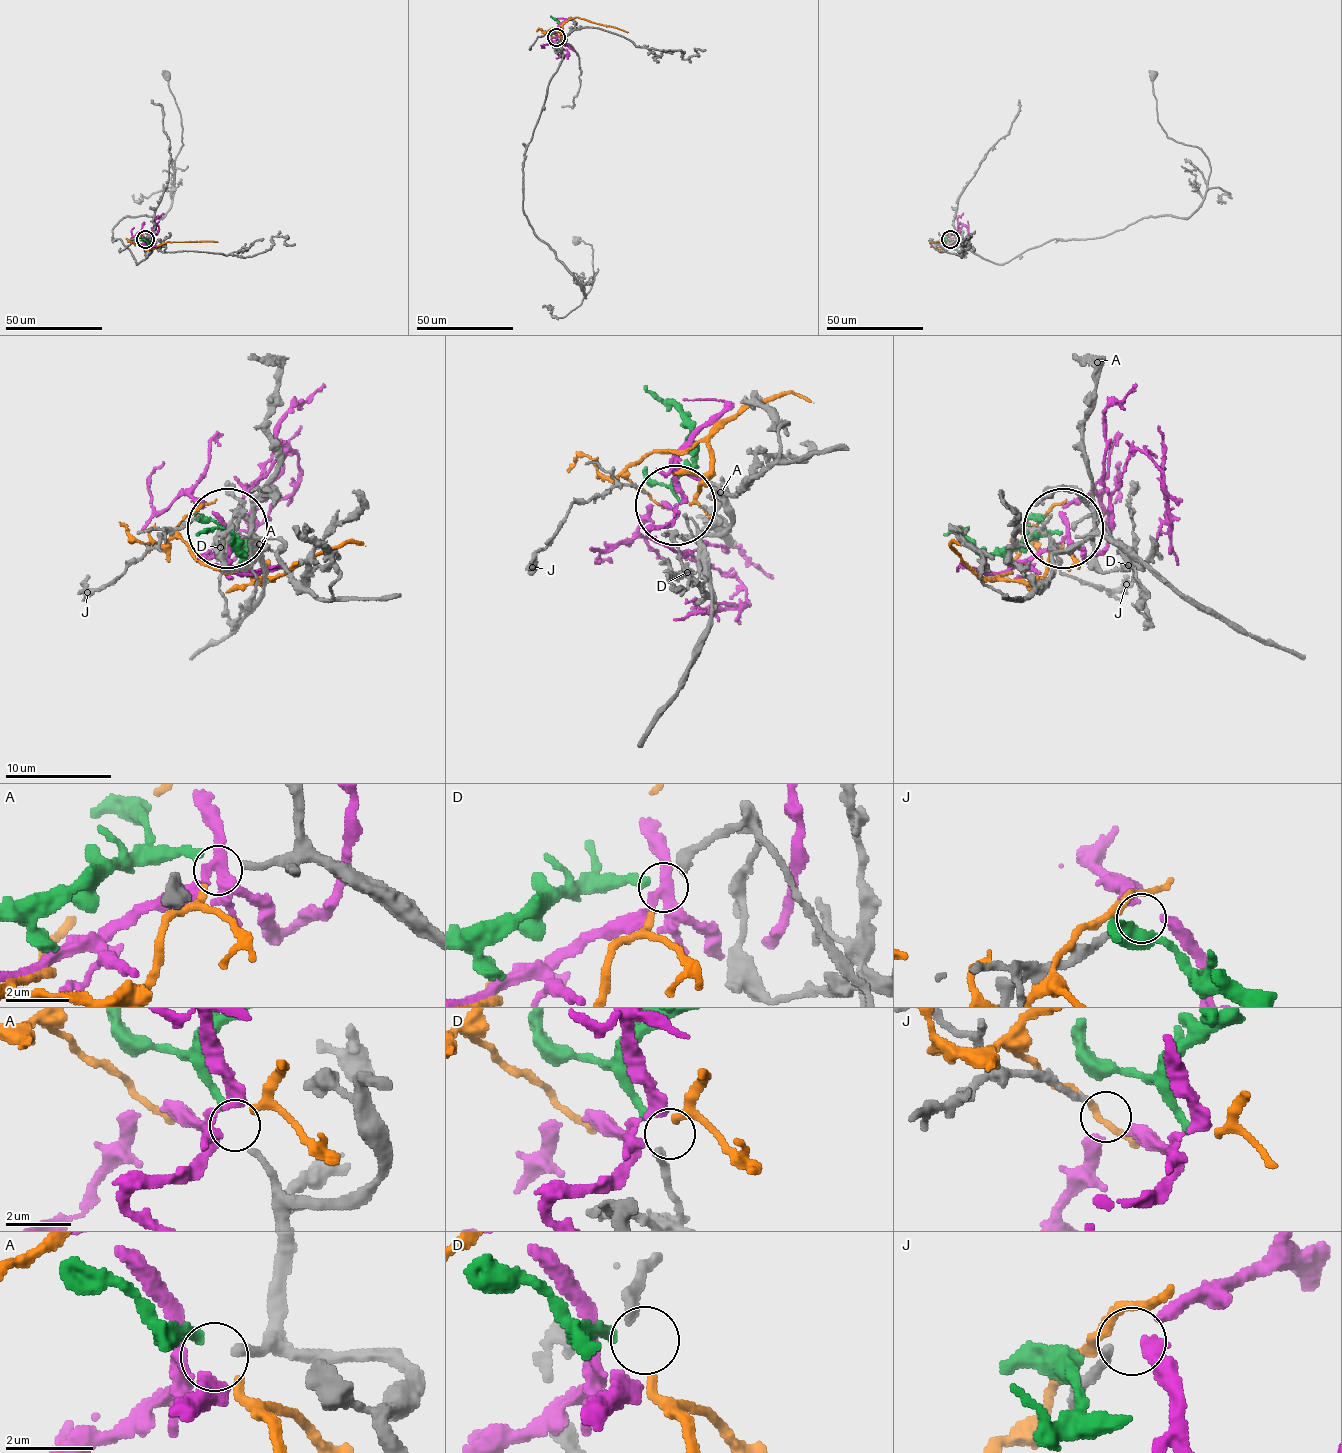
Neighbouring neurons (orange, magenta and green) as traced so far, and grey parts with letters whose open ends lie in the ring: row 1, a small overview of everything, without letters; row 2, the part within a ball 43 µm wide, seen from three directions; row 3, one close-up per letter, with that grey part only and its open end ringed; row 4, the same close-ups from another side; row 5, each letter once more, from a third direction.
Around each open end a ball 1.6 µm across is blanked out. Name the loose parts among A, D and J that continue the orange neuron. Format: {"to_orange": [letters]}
{"to_orange": ["D"]}

